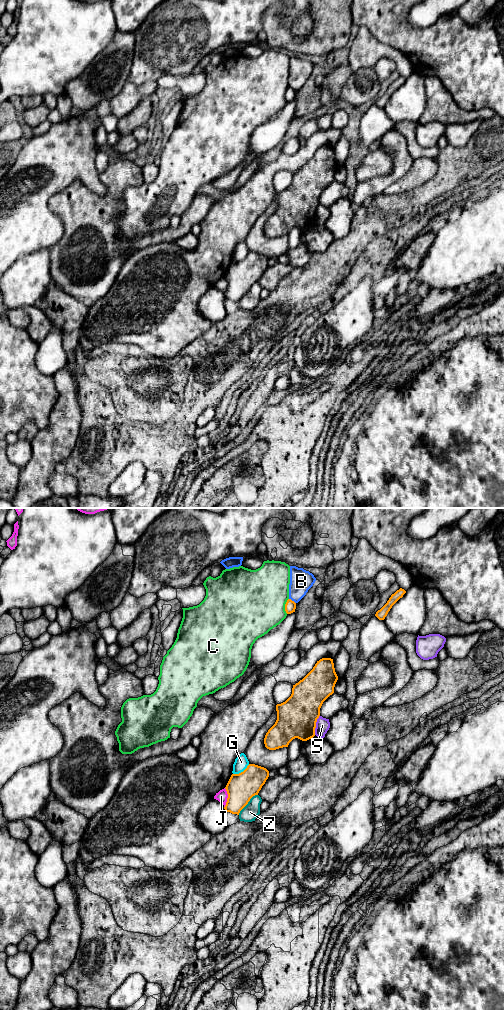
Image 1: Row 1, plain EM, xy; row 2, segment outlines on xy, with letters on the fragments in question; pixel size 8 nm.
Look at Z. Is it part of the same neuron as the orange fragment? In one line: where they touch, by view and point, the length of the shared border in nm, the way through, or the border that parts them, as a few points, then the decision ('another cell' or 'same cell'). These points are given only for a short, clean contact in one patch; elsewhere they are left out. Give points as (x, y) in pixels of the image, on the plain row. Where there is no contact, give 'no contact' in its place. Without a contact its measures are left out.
contact xy (247, 291); length 220 nm; border xy (257, 282), (250, 287), (238, 302); another cell

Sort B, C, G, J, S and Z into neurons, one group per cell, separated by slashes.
B / C / G / J / S / Z

